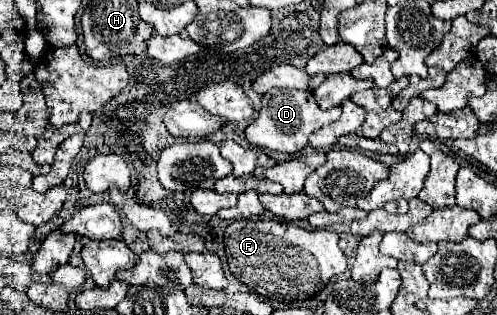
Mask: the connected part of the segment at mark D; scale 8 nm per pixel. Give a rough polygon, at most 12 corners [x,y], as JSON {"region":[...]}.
{"region":[[274,88],[246,128],[258,148],[294,154],[340,108],[312,92]]}

